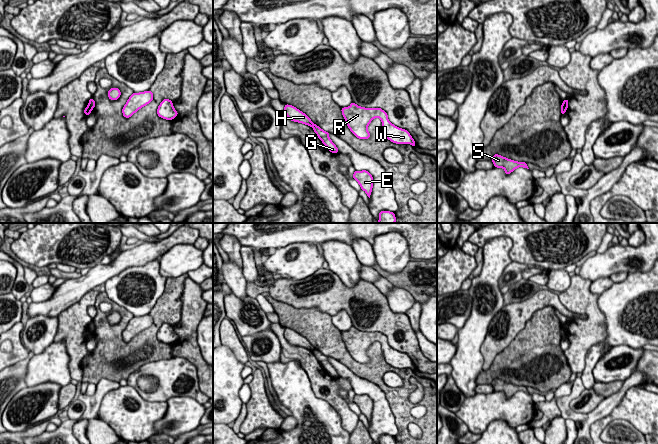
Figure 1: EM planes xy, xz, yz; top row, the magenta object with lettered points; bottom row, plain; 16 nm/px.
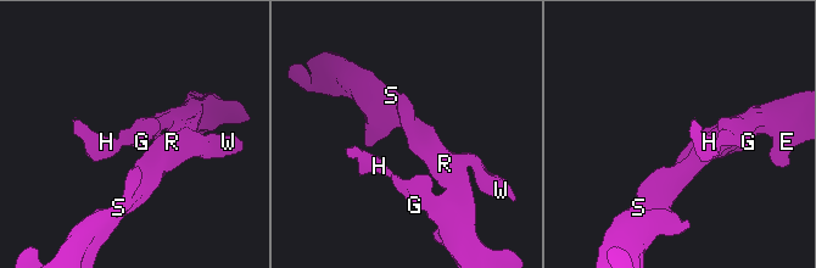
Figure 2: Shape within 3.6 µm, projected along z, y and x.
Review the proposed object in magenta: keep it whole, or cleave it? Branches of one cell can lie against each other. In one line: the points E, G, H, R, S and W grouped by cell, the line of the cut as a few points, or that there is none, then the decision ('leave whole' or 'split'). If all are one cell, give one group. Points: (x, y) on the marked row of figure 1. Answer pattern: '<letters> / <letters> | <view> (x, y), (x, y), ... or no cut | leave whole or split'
E G R S W / H | yz (562, 104), (565, 109) | split

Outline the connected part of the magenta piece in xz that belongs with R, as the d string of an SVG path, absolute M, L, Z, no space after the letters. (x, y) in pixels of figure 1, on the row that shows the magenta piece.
M352 102L349 107L341 108L341 111L348 128L359 139L370 138L367 127L374 118L379 117L388 140L396 144L411 144L416 147L415 141L409 132L393 125L388 120L387 113L381 108L364 108Z

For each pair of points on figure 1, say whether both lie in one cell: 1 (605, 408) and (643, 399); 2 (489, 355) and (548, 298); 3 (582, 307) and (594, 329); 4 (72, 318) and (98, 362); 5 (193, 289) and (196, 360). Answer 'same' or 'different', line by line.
1: different
2: same
3: same
4: different
5: same

